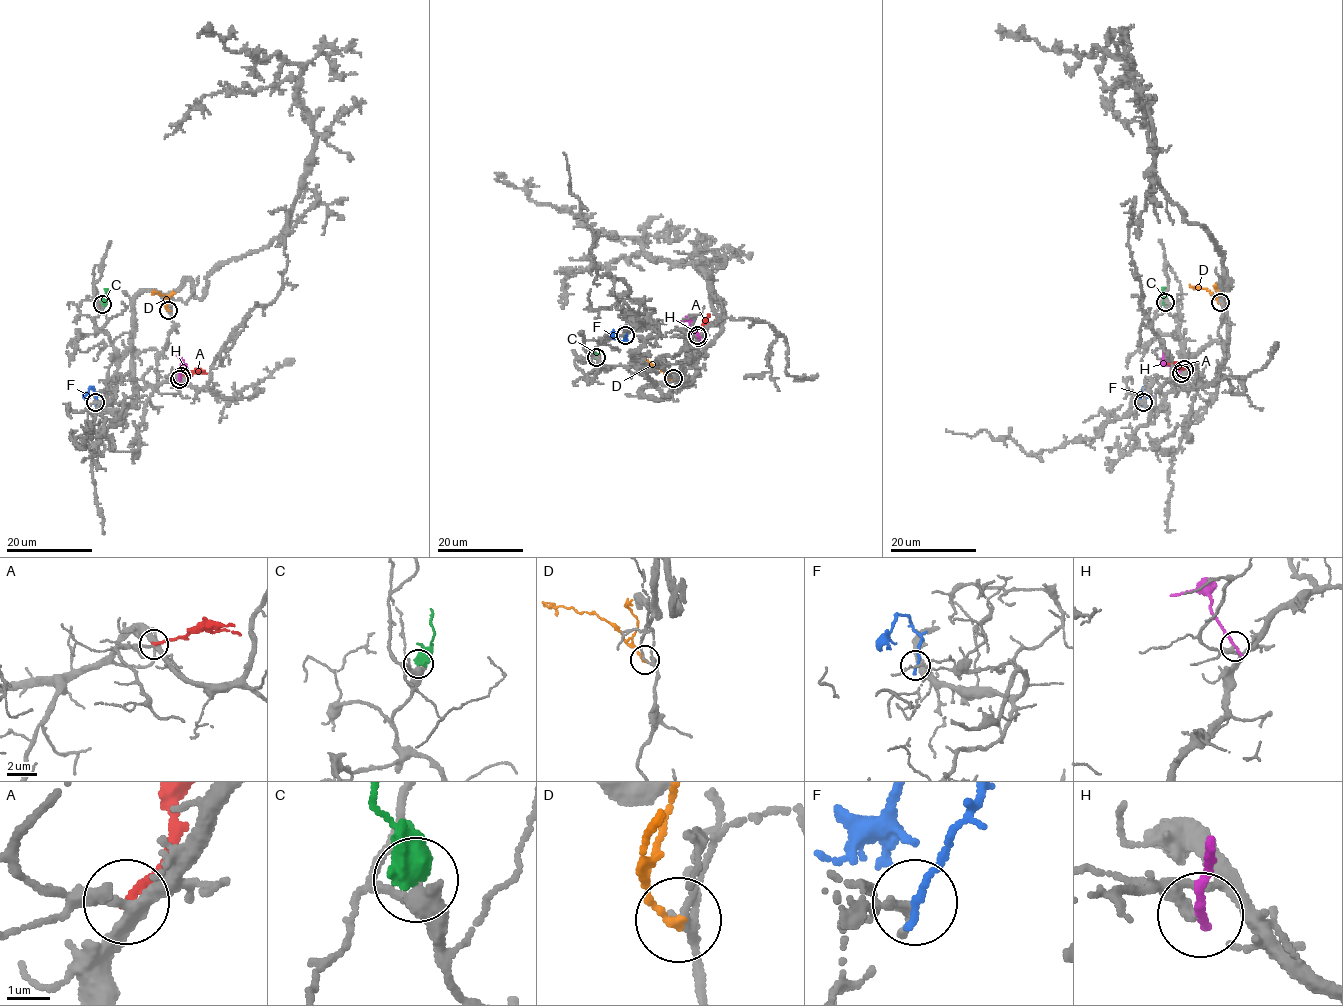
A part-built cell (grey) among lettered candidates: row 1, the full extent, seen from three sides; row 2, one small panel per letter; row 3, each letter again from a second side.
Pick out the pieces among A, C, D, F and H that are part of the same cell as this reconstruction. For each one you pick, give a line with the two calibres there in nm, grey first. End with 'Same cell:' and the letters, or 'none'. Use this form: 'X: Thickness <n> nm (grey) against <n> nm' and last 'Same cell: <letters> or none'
D: Thickness 150 nm (grey) against 220 nm
Same cell: D

